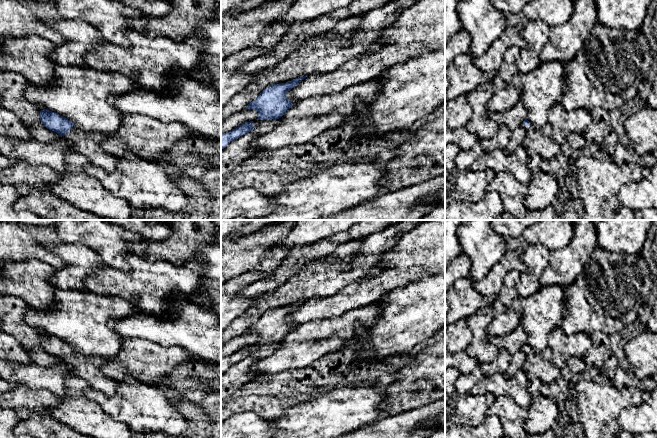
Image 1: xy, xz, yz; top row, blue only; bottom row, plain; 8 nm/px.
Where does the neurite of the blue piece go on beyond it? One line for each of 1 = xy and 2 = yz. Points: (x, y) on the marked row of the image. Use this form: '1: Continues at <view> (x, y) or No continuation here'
1: Continues at xy (87, 144)
2: Continues at yz (538, 142)

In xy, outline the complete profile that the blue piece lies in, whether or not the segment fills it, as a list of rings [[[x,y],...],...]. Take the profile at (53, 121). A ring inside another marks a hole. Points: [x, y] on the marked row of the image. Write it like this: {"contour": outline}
{"contour": [[[47,109],[40,111],[40,120],[47,129],[62,135],[65,140],[71,142],[71,150],[87,158],[91,164],[109,173],[115,170],[119,158],[102,149],[101,142],[105,139],[105,135],[82,130],[67,118]]]}

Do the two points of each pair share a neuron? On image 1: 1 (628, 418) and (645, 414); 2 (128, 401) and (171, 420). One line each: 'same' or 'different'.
1: same
2: same

